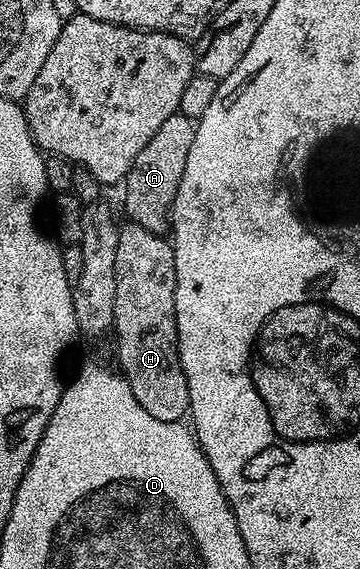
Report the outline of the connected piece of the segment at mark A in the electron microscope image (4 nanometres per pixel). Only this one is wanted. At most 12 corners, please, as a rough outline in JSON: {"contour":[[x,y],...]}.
{"contour":[[168,115],[126,176],[126,213],[163,235],[195,118]]}

